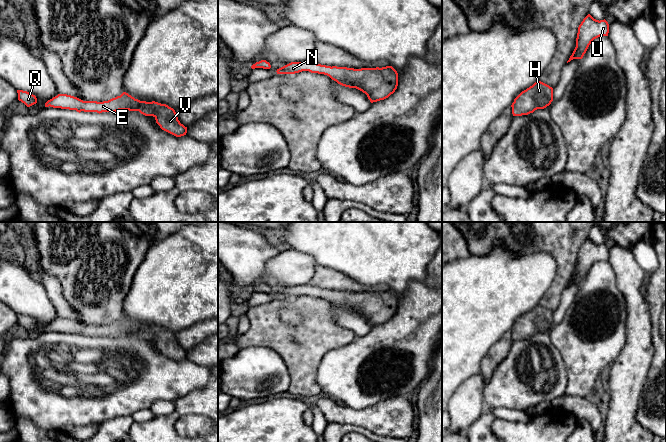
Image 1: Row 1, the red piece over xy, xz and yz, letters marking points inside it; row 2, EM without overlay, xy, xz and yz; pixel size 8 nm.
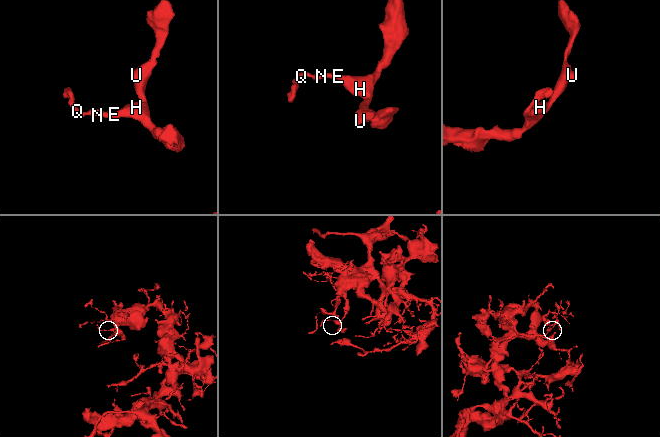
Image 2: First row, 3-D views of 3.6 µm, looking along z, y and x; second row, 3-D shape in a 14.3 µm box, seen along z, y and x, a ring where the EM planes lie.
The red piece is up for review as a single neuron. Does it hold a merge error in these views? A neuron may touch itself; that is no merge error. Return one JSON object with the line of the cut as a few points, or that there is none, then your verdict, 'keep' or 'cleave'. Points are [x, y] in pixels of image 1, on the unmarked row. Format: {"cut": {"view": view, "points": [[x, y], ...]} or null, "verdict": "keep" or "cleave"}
{"cut": null, "verdict": "keep"}

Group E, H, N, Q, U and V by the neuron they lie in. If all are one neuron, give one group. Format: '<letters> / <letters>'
E H N Q U V

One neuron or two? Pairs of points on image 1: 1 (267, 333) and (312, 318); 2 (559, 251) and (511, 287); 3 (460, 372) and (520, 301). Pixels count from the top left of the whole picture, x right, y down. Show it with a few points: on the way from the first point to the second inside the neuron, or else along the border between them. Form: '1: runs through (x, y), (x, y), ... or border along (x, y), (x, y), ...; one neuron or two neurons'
1: runs through (278, 333), (297, 333), (301, 329); one neuron
2: border along (528, 253), (547, 252), (556, 264), (554, 278); two neurons
3: runs through (464, 354), (502, 316); one neuron

